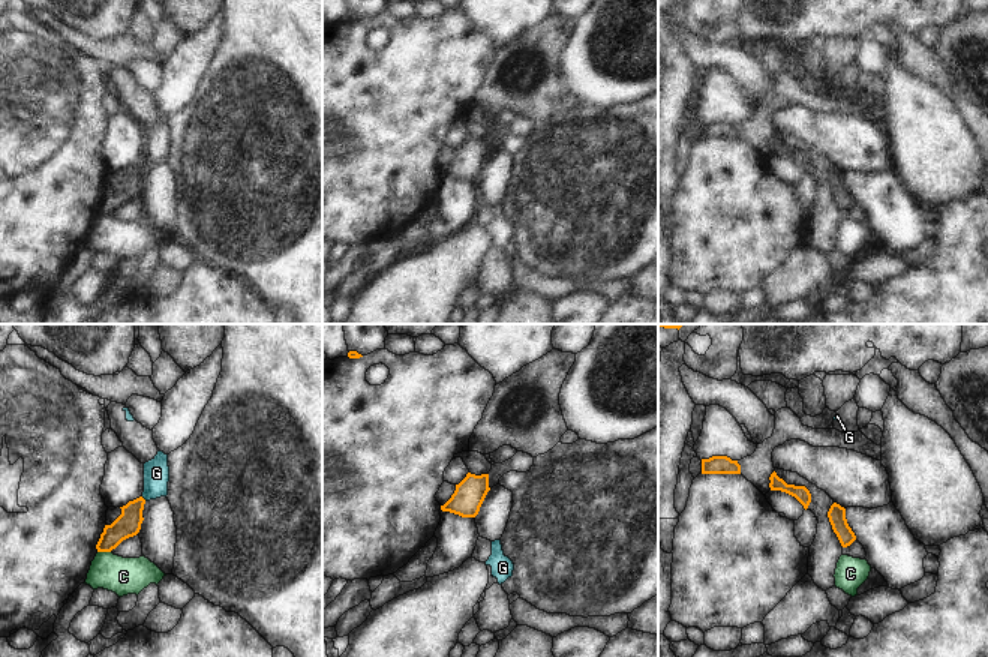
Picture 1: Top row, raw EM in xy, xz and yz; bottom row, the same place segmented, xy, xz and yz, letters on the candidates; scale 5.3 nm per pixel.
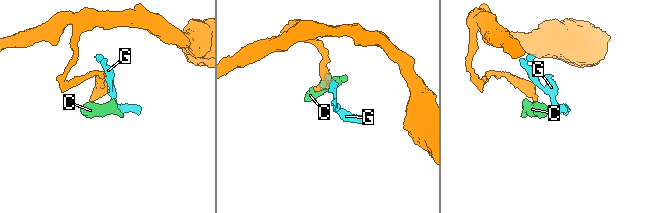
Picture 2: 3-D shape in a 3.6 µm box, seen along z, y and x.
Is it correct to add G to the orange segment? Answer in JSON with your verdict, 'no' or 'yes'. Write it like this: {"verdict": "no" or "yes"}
{"verdict": "no"}

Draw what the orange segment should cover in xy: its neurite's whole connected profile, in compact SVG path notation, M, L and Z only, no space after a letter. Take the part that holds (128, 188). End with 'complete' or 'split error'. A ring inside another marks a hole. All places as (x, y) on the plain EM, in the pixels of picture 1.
M139 160L120 171L121 178L111 189L105 189L103 196L100 198L100 202L96 208L97 216L111 216L123 204L139 196L141 188L144 184L144 168L145 164Z; complete

